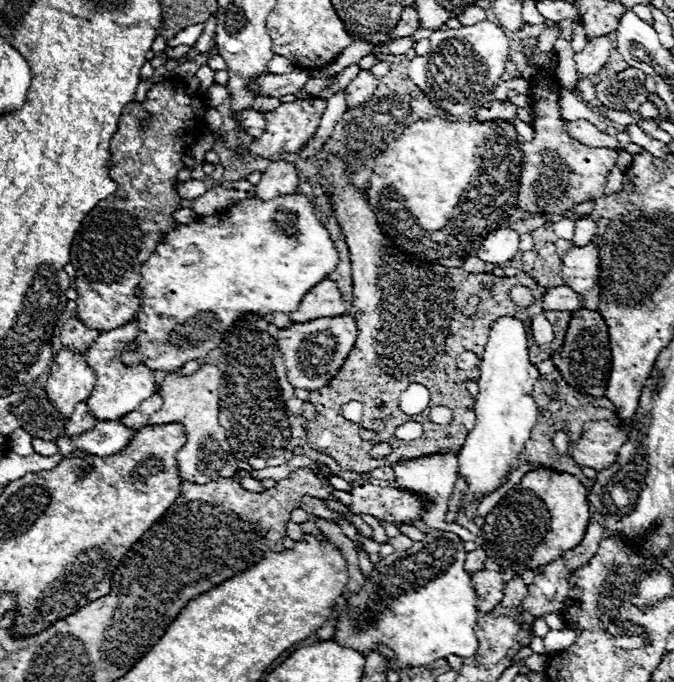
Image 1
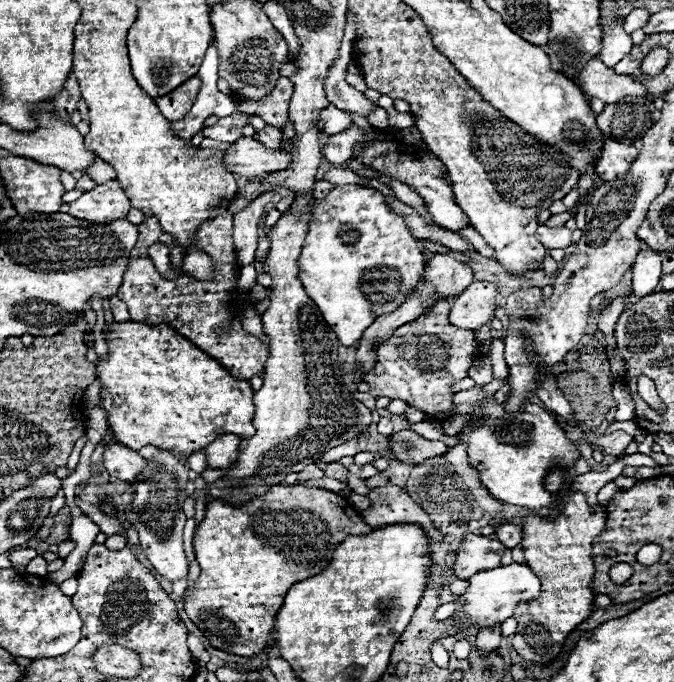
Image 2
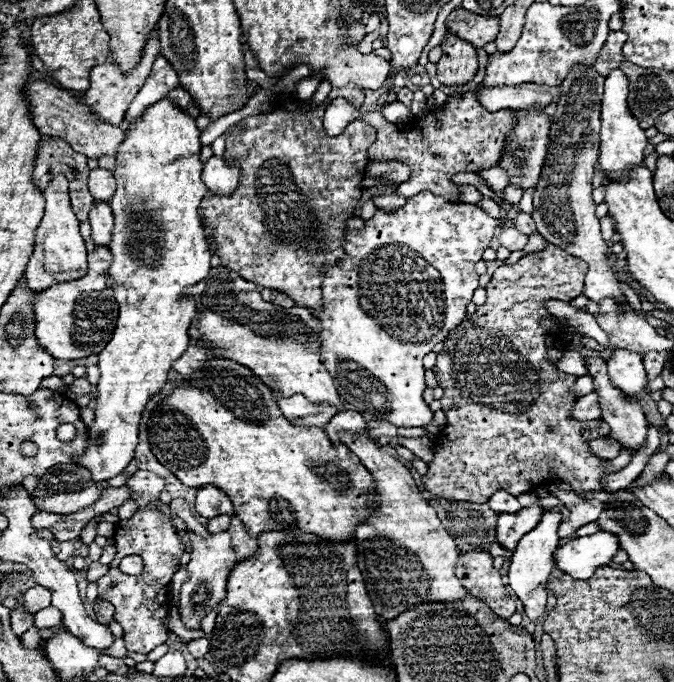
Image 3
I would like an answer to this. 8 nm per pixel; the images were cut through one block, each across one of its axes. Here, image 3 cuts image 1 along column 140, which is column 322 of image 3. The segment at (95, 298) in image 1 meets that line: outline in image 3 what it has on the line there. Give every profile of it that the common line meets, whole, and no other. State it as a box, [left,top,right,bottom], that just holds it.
[200,86,376,310]

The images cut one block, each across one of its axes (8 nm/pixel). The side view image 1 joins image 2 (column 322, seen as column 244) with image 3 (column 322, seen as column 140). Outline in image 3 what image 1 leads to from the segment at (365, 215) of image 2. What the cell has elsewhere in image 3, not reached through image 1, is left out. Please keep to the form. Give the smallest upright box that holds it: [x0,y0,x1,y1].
[312,190,503,426]

